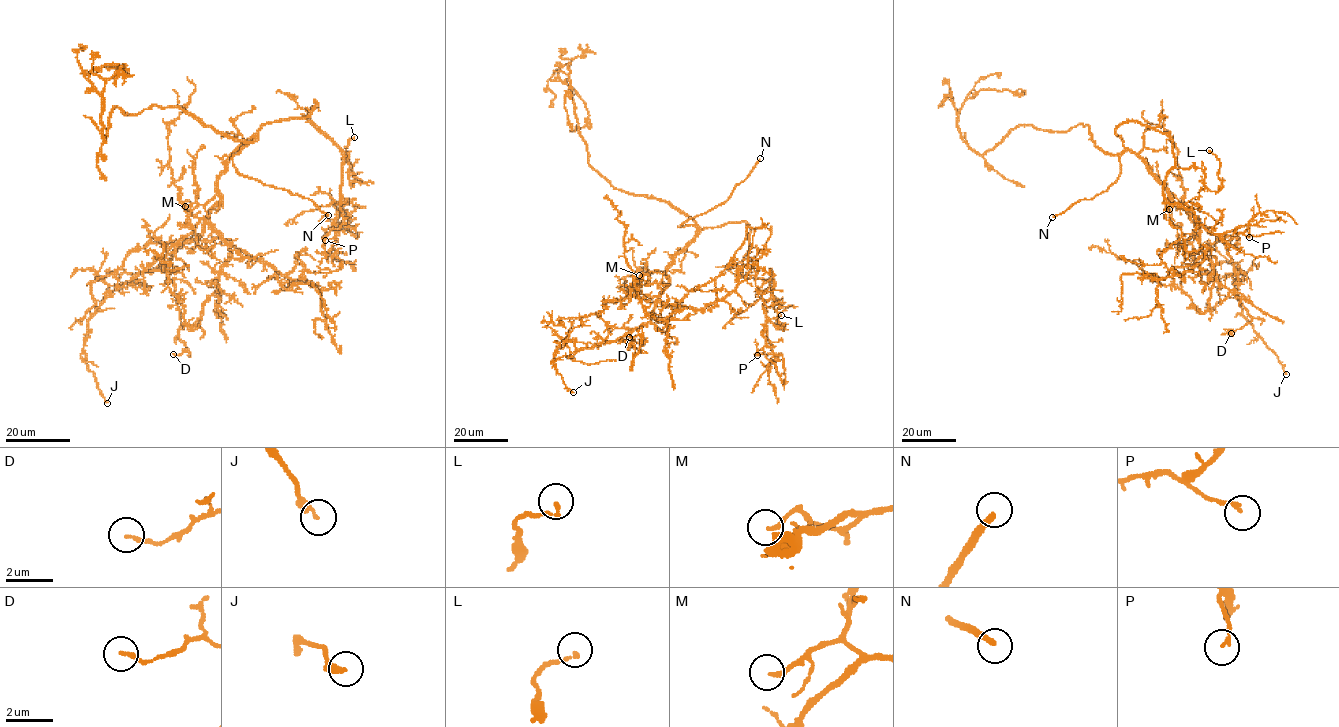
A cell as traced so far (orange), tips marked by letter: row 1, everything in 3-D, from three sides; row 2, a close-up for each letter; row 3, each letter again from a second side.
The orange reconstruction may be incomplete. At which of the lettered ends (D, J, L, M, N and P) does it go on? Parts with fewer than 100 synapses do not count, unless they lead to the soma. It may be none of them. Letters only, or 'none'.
N

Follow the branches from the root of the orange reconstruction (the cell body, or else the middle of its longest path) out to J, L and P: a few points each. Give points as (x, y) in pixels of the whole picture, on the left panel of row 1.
J: (254, 140), (225, 167), (221, 199), (204, 232), (160, 269), (120, 283), (89, 320), (85, 362), (107, 403)
L: (254, 140), (263, 125), (307, 117), (316, 103), (308, 119), (347, 156), (351, 185), (346, 147), (354, 137)
P: (254, 140), (317, 104), (308, 119), (343, 151), (336, 236), (344, 227), (325, 240)

